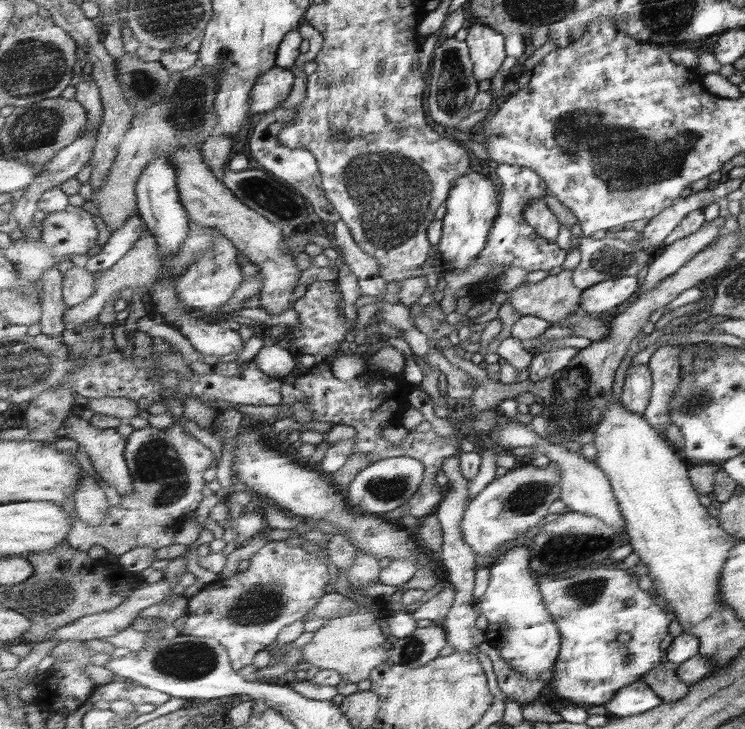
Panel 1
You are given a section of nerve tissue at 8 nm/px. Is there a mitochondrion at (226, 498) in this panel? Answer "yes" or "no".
no

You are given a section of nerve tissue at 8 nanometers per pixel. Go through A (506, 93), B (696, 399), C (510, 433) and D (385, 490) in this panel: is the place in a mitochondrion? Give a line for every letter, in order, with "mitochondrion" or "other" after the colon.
A: other
B: mitochondrion
C: other
D: mitochondrion

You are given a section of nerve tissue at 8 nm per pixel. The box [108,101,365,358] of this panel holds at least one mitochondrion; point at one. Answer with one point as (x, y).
(277, 200)

